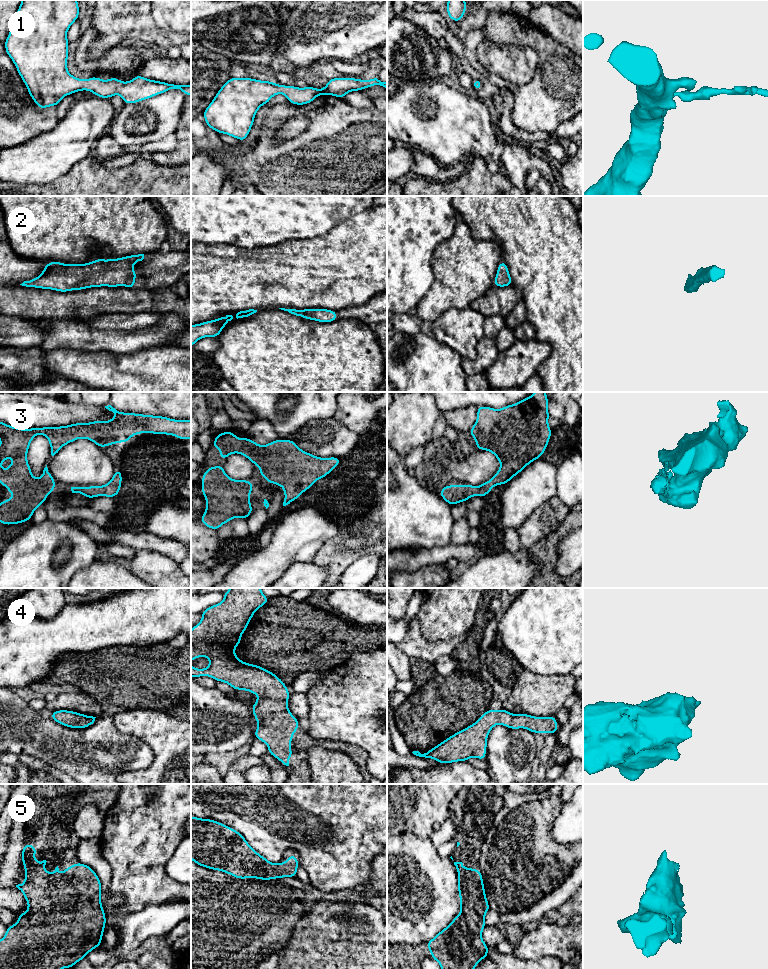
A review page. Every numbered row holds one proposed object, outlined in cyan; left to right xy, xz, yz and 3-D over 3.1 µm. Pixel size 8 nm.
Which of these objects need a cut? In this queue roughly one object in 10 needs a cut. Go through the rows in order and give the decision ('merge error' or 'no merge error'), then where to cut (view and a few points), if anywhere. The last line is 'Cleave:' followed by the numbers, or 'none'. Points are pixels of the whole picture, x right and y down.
1: no merge error | no cut
2: no merge error | no cut
3: no merge error | no cut
4: no merge error | no cut
5: no merge error | no cut
Cleave: none

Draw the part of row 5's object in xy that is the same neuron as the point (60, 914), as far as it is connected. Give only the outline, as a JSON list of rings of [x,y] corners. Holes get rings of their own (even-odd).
[[[25,843],[22,849],[21,860],[24,864],[25,882],[18,884],[16,887],[23,893],[27,903],[28,909],[25,913],[17,915],[18,922],[14,925],[8,926],[5,936],[0,940],[0,969],[63,969],[72,968],[77,962],[86,958],[87,954],[95,948],[101,946],[103,932],[106,926],[106,915],[101,902],[101,880],[95,871],[88,865],[81,862],[73,864],[64,869],[64,874],[61,875],[58,866],[53,873],[48,873],[44,867],[46,860],[41,862],[35,861],[35,854],[37,848],[31,844]]]

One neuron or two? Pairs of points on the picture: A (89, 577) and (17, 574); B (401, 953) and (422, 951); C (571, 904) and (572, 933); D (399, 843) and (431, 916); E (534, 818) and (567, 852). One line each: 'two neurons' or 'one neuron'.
A: two neurons
B: one neuron
C: two neurons
D: one neuron
E: one neuron

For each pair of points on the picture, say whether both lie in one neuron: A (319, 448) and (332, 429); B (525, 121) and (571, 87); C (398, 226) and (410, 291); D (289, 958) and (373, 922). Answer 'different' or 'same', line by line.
A: same
B: same
C: same
D: same

